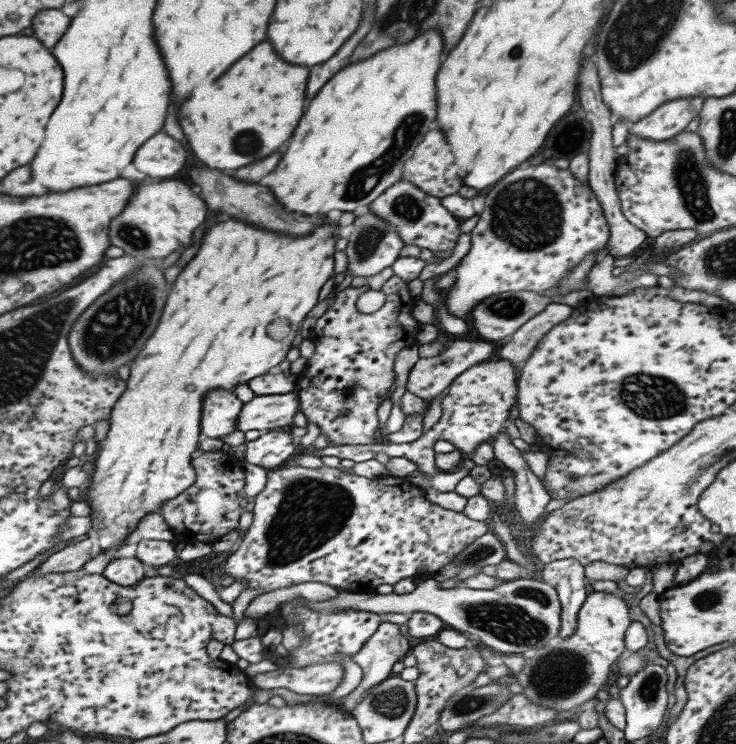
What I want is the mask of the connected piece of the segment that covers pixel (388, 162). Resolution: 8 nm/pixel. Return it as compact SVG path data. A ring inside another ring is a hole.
M431 30L415 36L403 46L397 44L353 66L345 66L333 78L329 78L317 96L309 102L285 146L287 152L283 152L277 168L269 174L267 188L271 188L275 200L285 210L299 212L303 216L327 214L329 210L352 212L359 206L368 206L376 196L401 179L403 162L409 159L415 144L423 135L435 128L433 80L439 68L439 50L441 38Z

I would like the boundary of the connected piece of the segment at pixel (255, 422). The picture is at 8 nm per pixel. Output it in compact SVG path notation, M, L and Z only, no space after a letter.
M295 390L287 394L253 396L243 403L235 420L235 430L261 430L289 428L295 412L300 410L300 402Z

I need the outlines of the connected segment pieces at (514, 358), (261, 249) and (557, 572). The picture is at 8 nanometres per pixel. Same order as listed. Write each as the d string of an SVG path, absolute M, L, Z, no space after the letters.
M550 303L545 306L536 316L525 321L509 338L507 342L497 354L493 354L494 358L505 359L511 362L518 374L523 367L523 363L529 359L529 353L535 349L539 339L547 330L555 326L557 323L567 319L571 315L572 308L565 304Z
M231 218L221 220L219 224L209 228L209 232L205 234L203 244L201 244L199 252L195 254L195 258L175 278L175 282L171 286L171 292L167 294L167 300L163 304L163 312L161 312L157 328L149 336L147 344L143 344L139 354L131 360L131 363L127 364L130 371L129 378L124 383L124 391L119 395L119 400L115 401L115 405L109 413L109 429L103 440L101 440L101 444L97 443L96 453L92 459L93 472L90 473L89 485L83 492L82 498L83 502L89 504L88 520L91 521L91 529L87 529L86 540L92 543L91 551L89 551L91 558L99 558L107 550L123 546L125 538L137 528L137 522L143 516L155 512L155 510L161 508L163 502L175 498L195 482L195 471L191 467L191 456L196 453L197 438L199 438L199 408L201 408L203 396L211 390L217 390L217 388L233 391L233 386L247 383L255 376L262 376L272 371L274 366L285 359L285 354L287 354L287 350L291 347L291 342L297 334L296 330L300 329L299 322L316 305L321 286L324 286L325 282L331 280L333 276L333 254L335 252L333 246L335 242L336 240L331 238L327 226L319 226L307 238L287 238L287 236L279 236L279 234L273 234L273 232L263 232L263 230L257 230L249 224L243 224L243 222L237 222L237 220L231 220Z
M572 558L554 560L543 565L540 581L555 589L560 602L558 638L569 637L577 626L577 611L589 592L584 567Z

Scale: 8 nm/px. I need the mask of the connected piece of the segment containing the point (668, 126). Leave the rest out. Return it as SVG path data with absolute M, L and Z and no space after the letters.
M701 96L667 100L641 120L631 123L628 134L655 142L669 140L699 114L702 102Z

